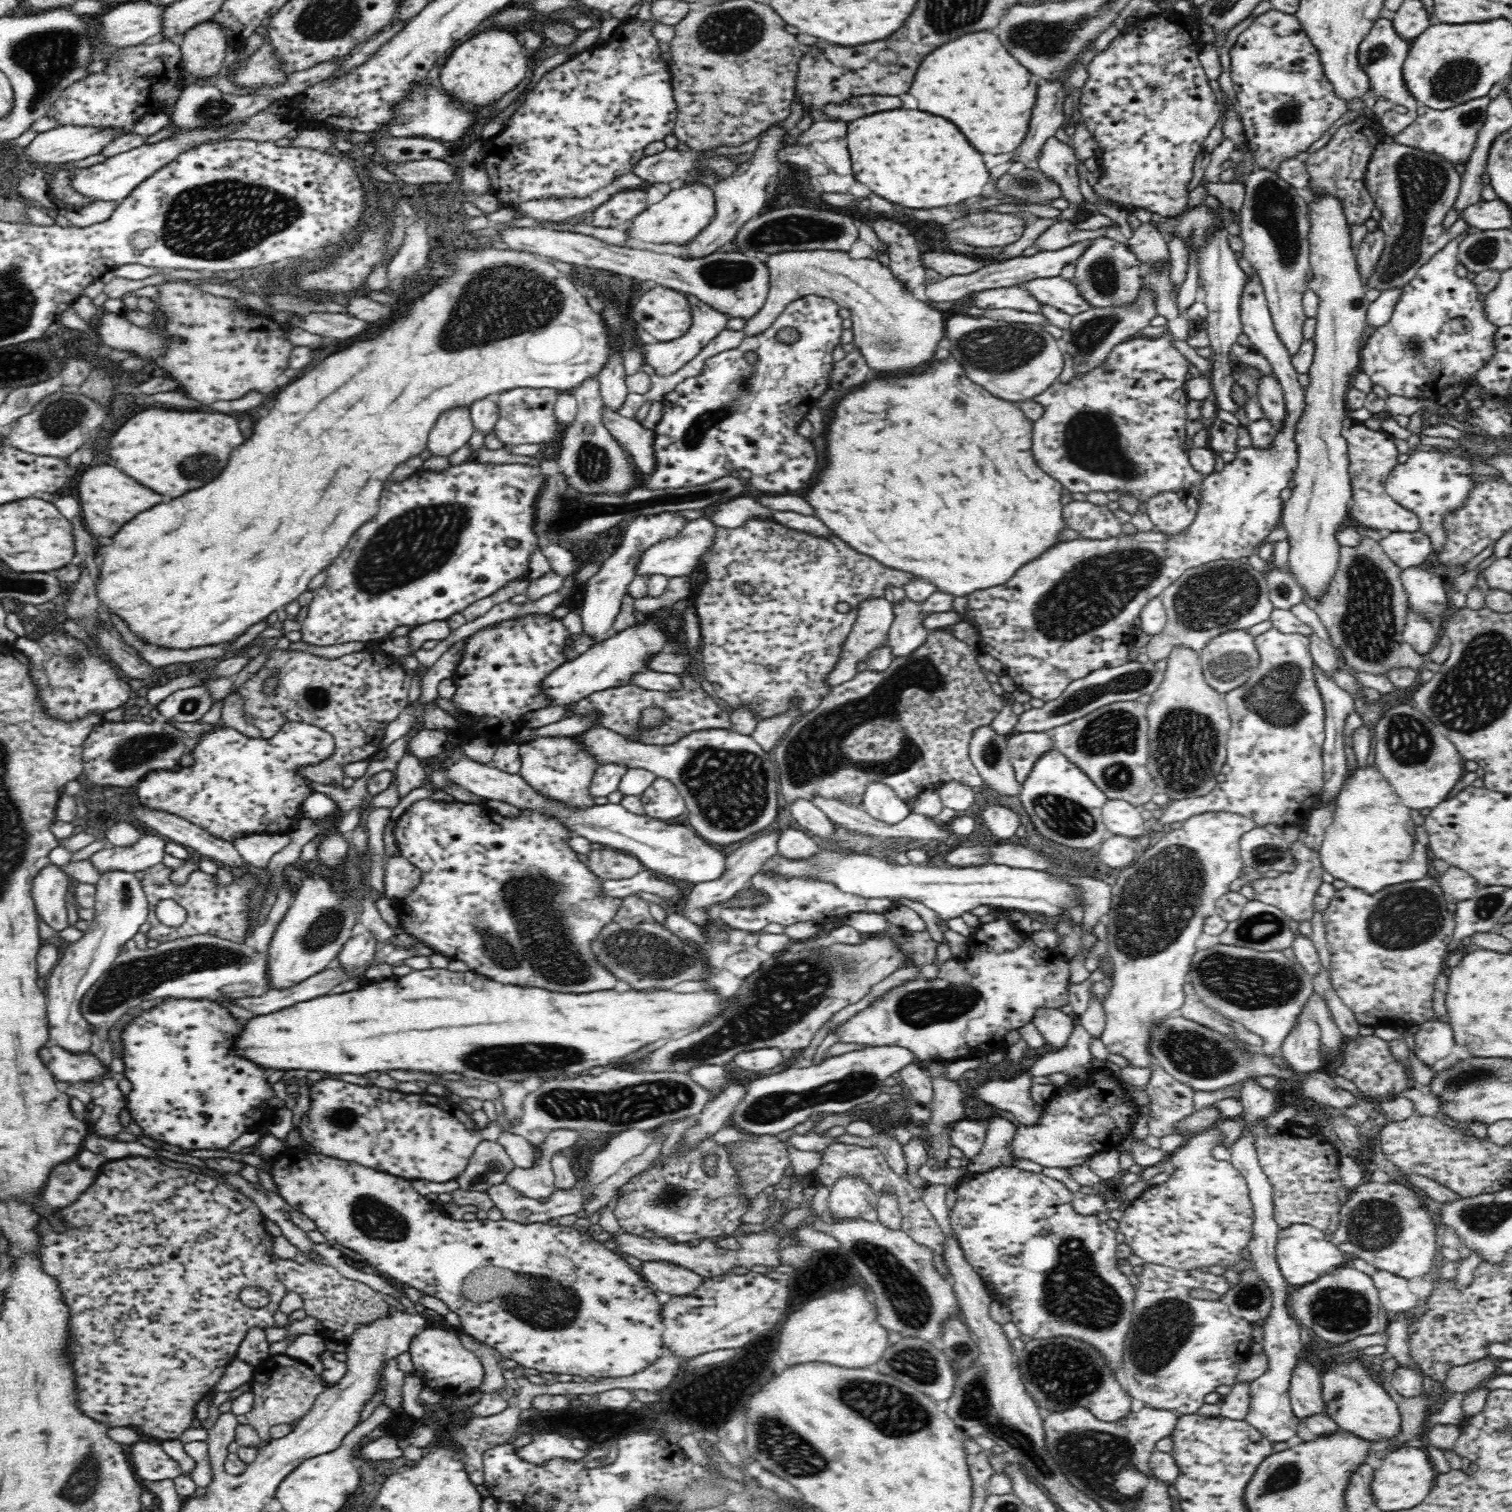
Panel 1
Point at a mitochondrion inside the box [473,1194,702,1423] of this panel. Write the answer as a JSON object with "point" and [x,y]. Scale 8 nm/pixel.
{"point":[542,1302]}

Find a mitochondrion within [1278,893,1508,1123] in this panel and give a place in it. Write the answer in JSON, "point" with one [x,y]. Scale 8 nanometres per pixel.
{"point":[1459,1080]}

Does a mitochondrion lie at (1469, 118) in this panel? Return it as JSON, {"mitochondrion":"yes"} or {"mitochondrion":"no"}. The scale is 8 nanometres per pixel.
{"mitochondrion":"yes"}

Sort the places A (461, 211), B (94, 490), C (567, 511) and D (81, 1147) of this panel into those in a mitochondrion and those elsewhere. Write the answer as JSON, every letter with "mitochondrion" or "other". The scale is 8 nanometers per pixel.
{"A":"other","B":"other","C":"mitochondrion","D":"other"}

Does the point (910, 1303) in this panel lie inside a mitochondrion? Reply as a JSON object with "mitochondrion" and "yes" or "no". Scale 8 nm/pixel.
{"mitochondrion":"yes"}

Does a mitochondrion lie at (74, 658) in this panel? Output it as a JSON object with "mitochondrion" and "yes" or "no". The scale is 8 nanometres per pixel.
{"mitochondrion":"yes"}

